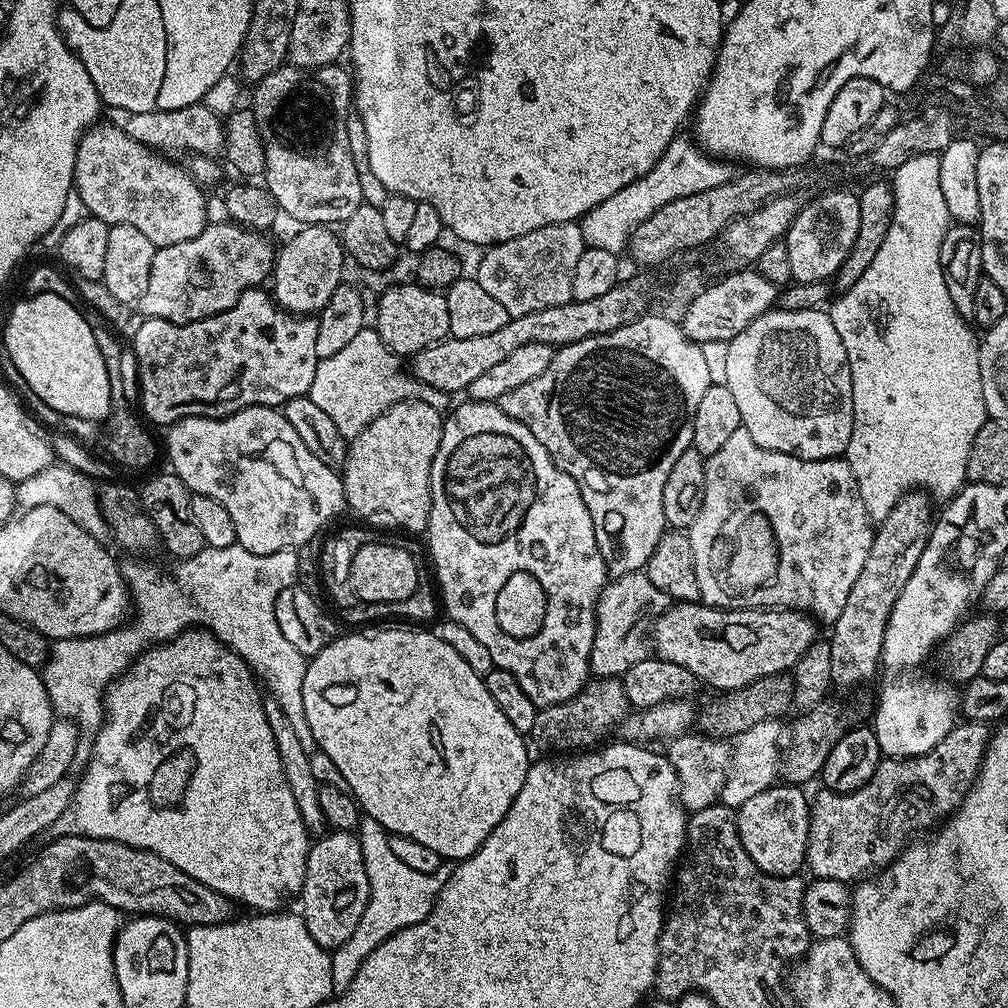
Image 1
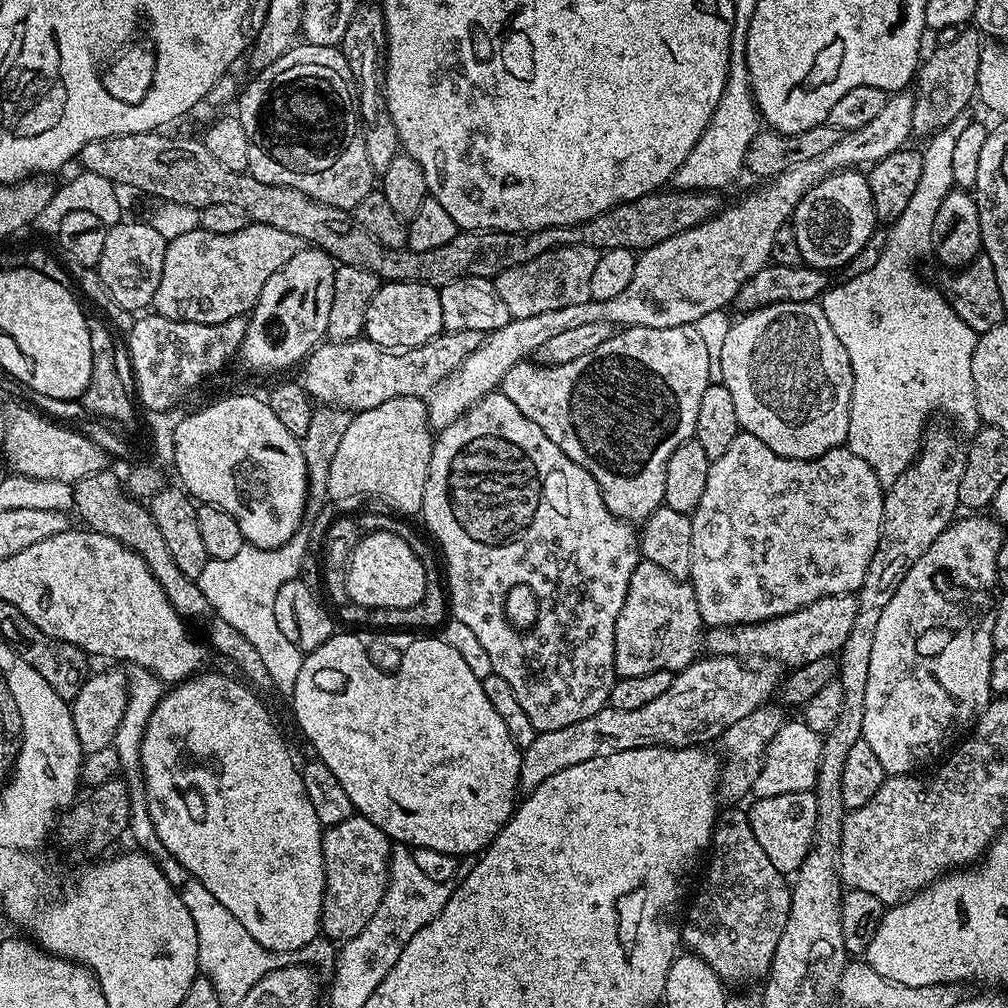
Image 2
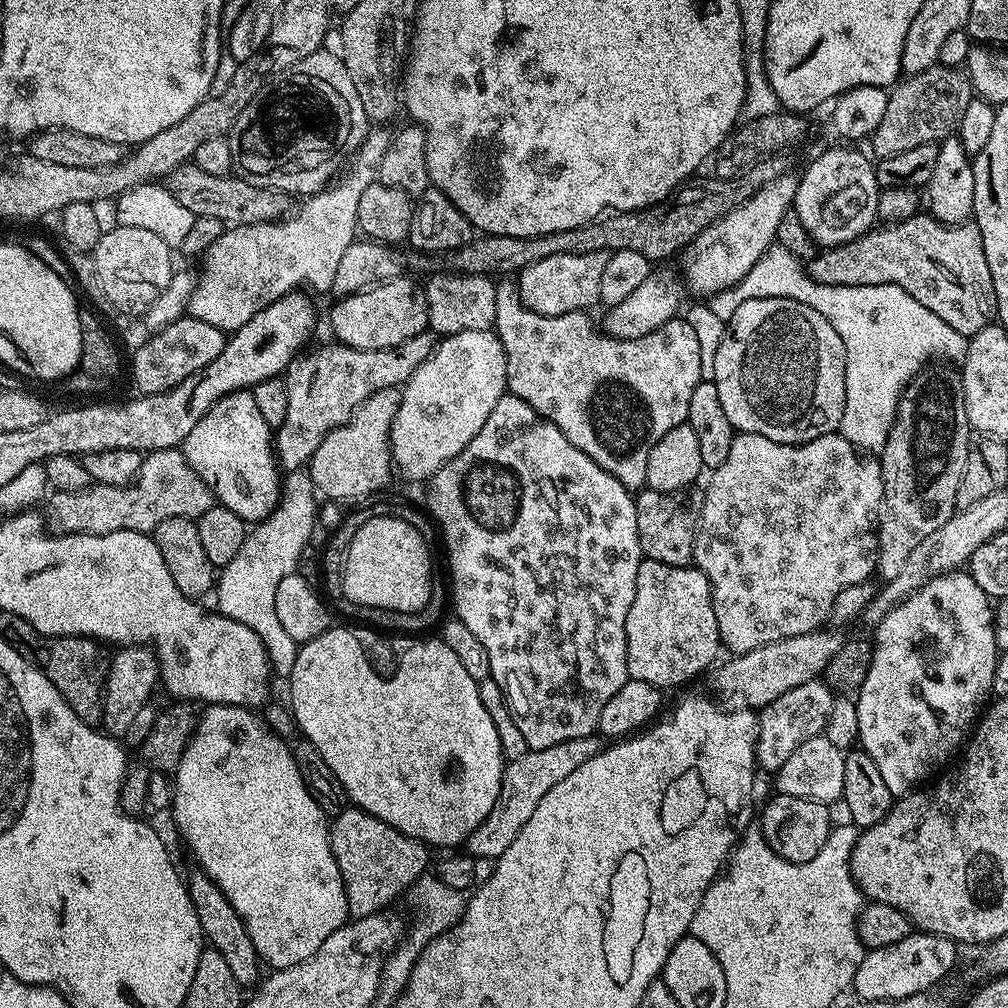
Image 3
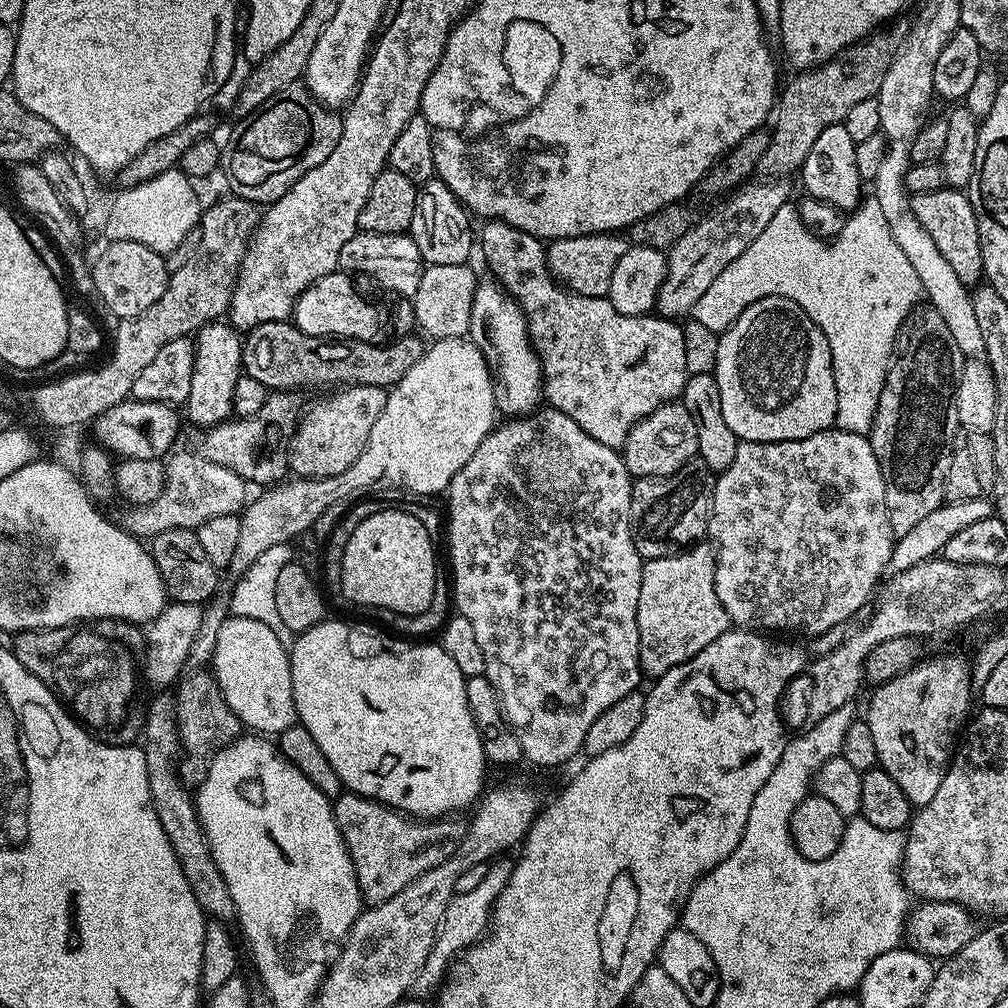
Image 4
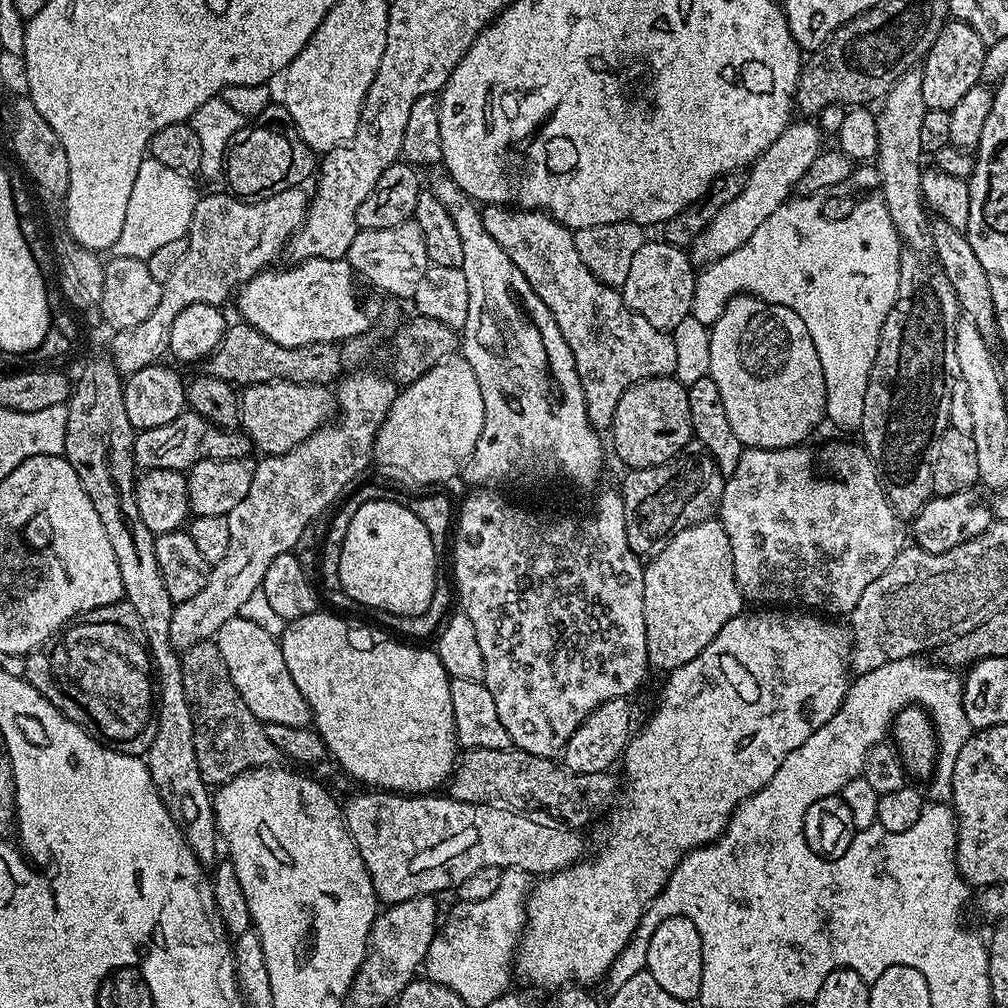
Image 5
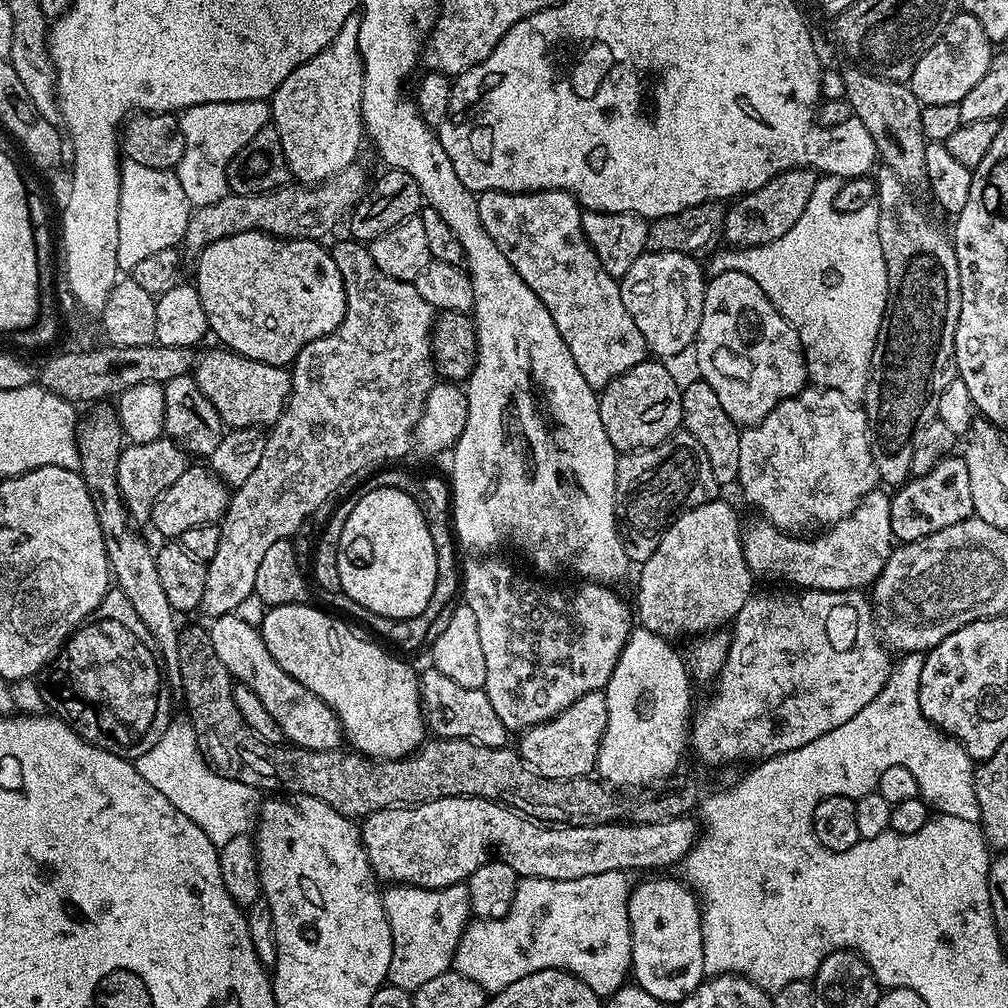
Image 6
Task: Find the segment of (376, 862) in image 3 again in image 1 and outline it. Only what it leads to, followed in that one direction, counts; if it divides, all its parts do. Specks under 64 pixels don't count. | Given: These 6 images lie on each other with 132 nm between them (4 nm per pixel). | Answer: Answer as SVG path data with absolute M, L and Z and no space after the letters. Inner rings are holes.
M332 830L317 840L320 841L317 844L315 841L308 850L306 874L298 903L304 907L300 908L310 937L318 946L335 950L346 942L346 938L350 938L350 934L354 934L358 922L362 922L362 914L370 898L370 878L366 878L366 862L362 862L360 837L355 831Z

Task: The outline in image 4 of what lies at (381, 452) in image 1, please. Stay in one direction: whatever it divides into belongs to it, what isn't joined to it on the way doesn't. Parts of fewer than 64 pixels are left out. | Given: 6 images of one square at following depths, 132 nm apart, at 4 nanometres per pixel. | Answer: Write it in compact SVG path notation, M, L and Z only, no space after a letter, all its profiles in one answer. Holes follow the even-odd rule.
M353 384L337 392L337 396L320 400L309 412L305 411L296 425L288 446L288 466L297 477L337 476L346 471L362 454L378 414L384 412L389 389Z

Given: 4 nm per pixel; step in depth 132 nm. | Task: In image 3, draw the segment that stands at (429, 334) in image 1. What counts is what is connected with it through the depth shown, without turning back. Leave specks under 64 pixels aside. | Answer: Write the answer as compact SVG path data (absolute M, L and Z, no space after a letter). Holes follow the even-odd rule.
M397 278L384 284L365 288L353 296L341 296L335 302L328 320L332 323L332 332L339 343L358 350L386 350L422 334L428 328L428 303L424 289L412 280Z

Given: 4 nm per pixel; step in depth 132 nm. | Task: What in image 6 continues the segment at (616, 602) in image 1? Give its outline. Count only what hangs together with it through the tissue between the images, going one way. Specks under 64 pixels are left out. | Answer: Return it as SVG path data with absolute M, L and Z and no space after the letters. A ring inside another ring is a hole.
M723 498L694 506L694 510L686 510L681 514L662 534L658 550L654 550L654 554L650 554L650 558L639 565L640 581L636 584L636 604L634 600L639 627L665 638L695 638L715 632L735 620L738 610L742 610L742 606L746 606L748 599L754 595L754 577L750 566L746 566L746 554L740 541L741 531L742 520L736 517L735 510Z

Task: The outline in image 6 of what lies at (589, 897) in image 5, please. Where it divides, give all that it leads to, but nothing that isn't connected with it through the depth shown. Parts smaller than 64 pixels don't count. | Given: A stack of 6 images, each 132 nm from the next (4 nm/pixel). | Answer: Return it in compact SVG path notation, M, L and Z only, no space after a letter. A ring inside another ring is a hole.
M813 588L780 591L784 592L757 591L748 599L746 606L742 606L742 610L738 610L736 619L730 624L730 639L728 641L726 662L722 666L719 676L714 681L716 693L709 698L708 704L702 705L701 708L699 705L691 717L691 747L693 749L696 747L697 754L702 759L709 760L712 764L728 766L736 762L732 760L759 762L769 756L781 756L783 752L798 750L798 746L806 746L810 742L814 742L814 738L822 738L822 734L842 726L842 722L850 722L850 718L854 718L854 714L858 714L858 710L862 710L862 706L870 706L870 702L874 702L874 698L878 698L882 686L886 686L888 673L894 667L893 661L891 659L888 661L888 656L890 657L889 649L885 648L880 642L876 630L876 617L872 615L871 599L863 591L823 592Z

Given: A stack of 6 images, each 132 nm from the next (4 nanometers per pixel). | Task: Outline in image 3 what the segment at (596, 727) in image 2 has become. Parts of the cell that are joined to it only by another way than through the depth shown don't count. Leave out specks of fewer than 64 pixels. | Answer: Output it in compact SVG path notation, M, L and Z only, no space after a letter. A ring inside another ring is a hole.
M817 630L810 634L798 634L794 638L782 638L778 642L758 646L741 656L733 655L728 658L732 660L726 661L724 665L721 663L715 669L715 695L725 696L720 697L725 701L733 700L733 705L759 710L774 702L774 698L782 698L786 690L794 690L794 686L802 686L802 682L823 677L830 658L838 654L842 643L842 636L828 631ZM599 735L583 736L582 738L570 738L570 742L558 742L558 746L546 746L546 750L529 750L522 754L522 758L514 758L504 765L502 782L498 790L498 802L486 814L484 821L470 834L466 841L467 855L475 858L490 858L497 860L498 857L518 838L518 830L526 826L530 814L538 810L538 802L548 791L558 786L562 778L567 778L573 770L578 770L582 762L590 762L594 754L598 754L602 747L602 740Z

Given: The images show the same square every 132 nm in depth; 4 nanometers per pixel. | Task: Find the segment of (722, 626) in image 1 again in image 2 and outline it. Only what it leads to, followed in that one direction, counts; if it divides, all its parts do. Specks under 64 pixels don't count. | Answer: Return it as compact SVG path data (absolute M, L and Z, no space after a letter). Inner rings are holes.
M832 595L812 602L796 612L756 624L709 629L703 637L705 649L715 656L734 656L743 660L765 660L788 668L817 661L839 653L854 626L857 604L853 595Z

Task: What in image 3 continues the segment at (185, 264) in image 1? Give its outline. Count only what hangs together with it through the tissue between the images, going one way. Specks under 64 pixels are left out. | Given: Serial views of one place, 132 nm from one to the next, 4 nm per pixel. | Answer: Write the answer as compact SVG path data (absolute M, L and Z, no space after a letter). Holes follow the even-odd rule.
M384 126L373 127L339 179L307 197L297 216L289 214L270 224L225 227L222 238L218 238L218 242L214 242L202 257L204 277L201 275L197 279L187 315L210 322L210 326L218 326L218 330L231 334L288 292L313 288L308 290L331 293L342 254L346 254L346 246L350 246L358 236L356 219L362 190L377 183L386 146L390 146L392 141L386 129Z

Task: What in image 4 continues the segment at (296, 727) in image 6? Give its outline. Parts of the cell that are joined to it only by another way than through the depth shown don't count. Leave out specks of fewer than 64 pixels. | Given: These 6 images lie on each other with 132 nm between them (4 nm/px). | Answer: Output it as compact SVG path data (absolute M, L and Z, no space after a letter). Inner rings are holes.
M229 615L218 630L210 671L222 690L222 698L226 698L226 706L230 706L230 710L234 710L234 714L245 729L256 734L278 734L291 724L297 723L294 686L290 674L290 652L285 644L278 642L278 634L274 634L274 630L270 630L270 626L266 626L254 618Z

